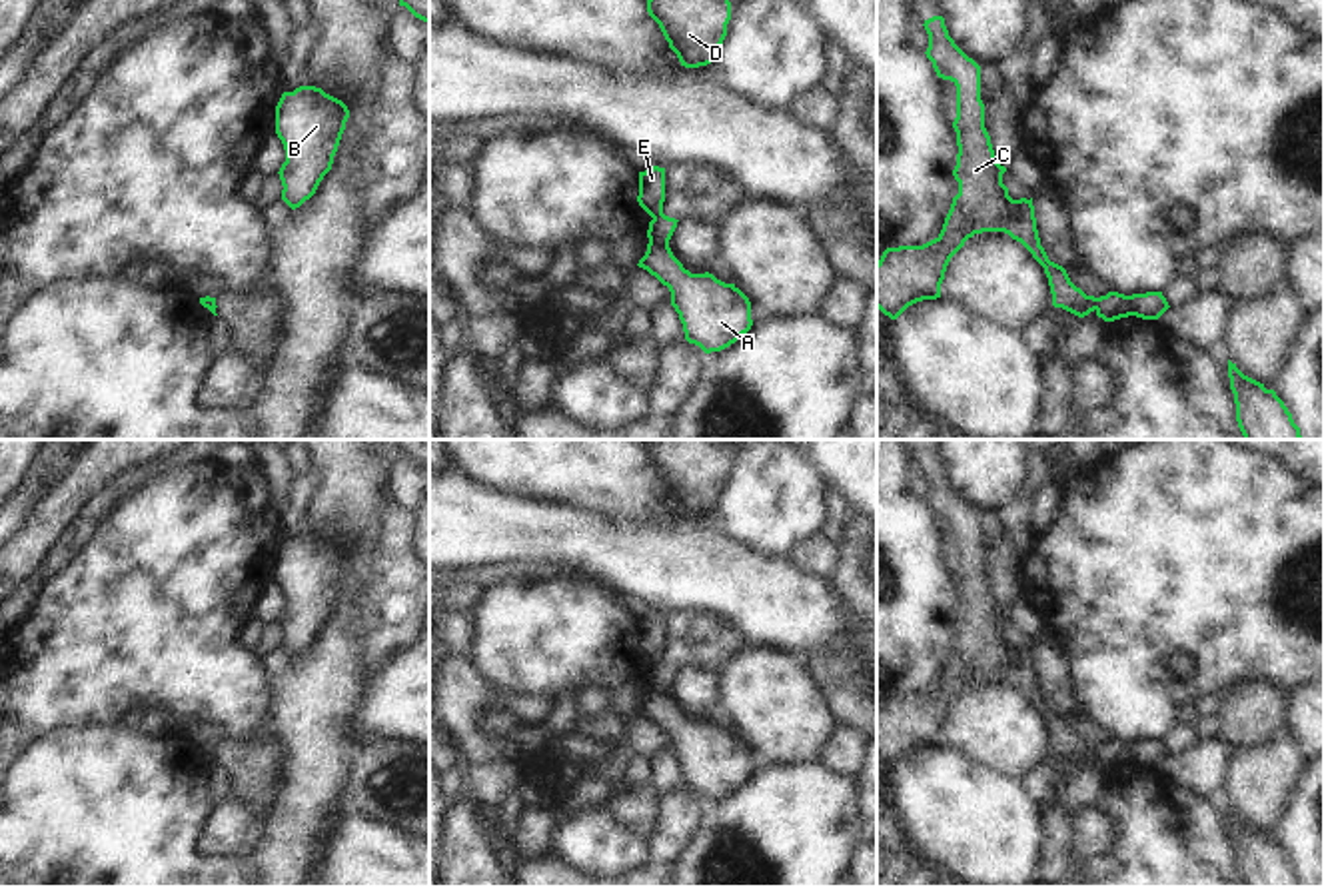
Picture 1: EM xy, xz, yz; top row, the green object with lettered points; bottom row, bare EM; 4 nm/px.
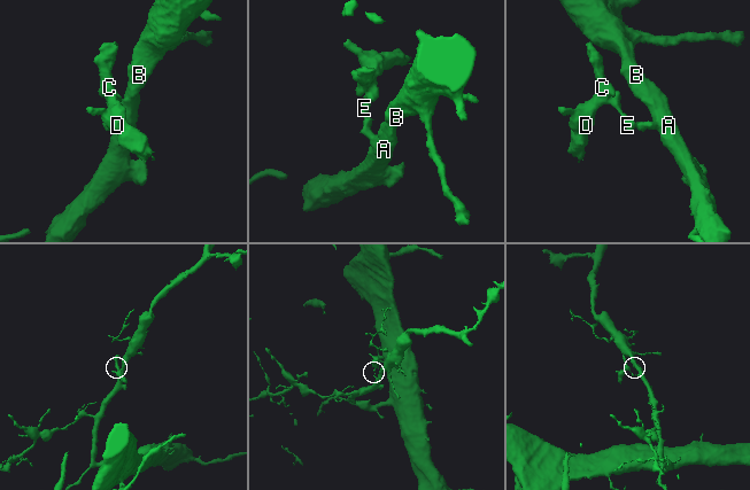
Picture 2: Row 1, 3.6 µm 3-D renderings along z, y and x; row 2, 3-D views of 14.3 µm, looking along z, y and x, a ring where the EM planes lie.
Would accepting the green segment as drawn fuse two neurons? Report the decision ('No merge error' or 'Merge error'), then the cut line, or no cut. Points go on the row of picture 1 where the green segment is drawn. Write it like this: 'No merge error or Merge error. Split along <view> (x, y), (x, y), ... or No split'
Merge error. Split along yz (1095, 298), (1097, 308).

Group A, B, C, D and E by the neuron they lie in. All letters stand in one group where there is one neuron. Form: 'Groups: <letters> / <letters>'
Groups: A B / C D E.

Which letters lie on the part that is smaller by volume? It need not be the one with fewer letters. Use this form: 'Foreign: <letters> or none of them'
Foreign: C, D, E

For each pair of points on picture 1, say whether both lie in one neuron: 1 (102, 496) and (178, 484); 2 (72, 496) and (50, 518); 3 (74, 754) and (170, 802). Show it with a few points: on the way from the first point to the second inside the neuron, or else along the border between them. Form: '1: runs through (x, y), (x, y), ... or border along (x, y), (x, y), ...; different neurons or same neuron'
1: border along (168, 466), (132, 488), (98, 528); different neurons
2: runs through (66, 502), (56, 512); same neuron
3: runs through (98, 778), (122, 802), (146, 802); same neuron

